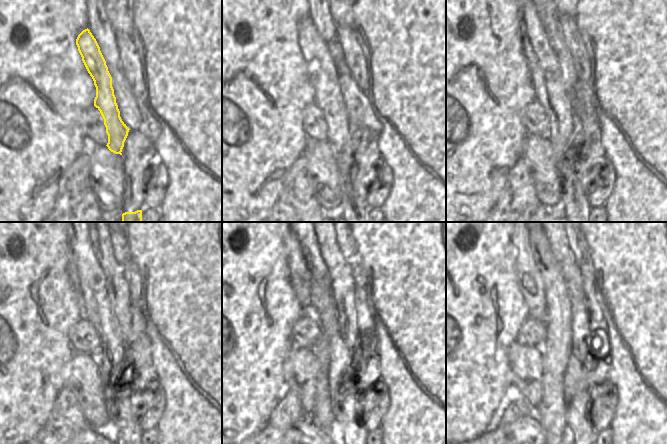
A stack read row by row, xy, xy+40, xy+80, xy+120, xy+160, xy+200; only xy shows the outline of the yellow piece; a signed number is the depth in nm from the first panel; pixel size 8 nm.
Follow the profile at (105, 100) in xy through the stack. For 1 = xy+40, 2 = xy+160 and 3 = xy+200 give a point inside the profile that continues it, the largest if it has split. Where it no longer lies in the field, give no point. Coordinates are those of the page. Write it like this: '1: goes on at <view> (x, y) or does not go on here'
1: goes on at xy+40 (322, 70)
2: goes on at xy+160 (342, 369)
3: goes on at xy+200 (576, 389)

